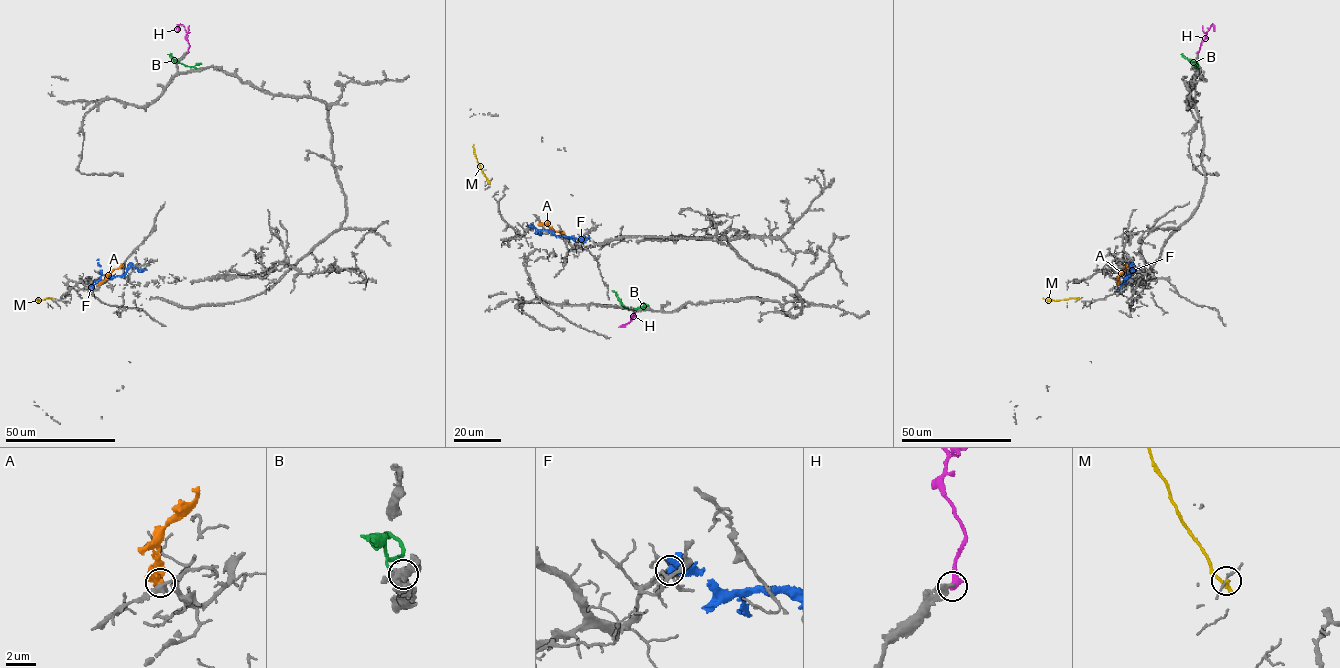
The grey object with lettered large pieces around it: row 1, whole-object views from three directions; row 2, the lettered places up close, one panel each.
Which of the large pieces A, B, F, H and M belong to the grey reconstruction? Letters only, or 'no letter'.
no letter

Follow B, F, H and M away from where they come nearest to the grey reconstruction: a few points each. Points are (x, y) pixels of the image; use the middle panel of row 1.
B: (643, 309), (626, 308), (611, 290)
F: (529, 227), (580, 240), (590, 237)
H: (633, 309), (630, 321), (619, 326)
M: (489, 181), (477, 161), (473, 144)

